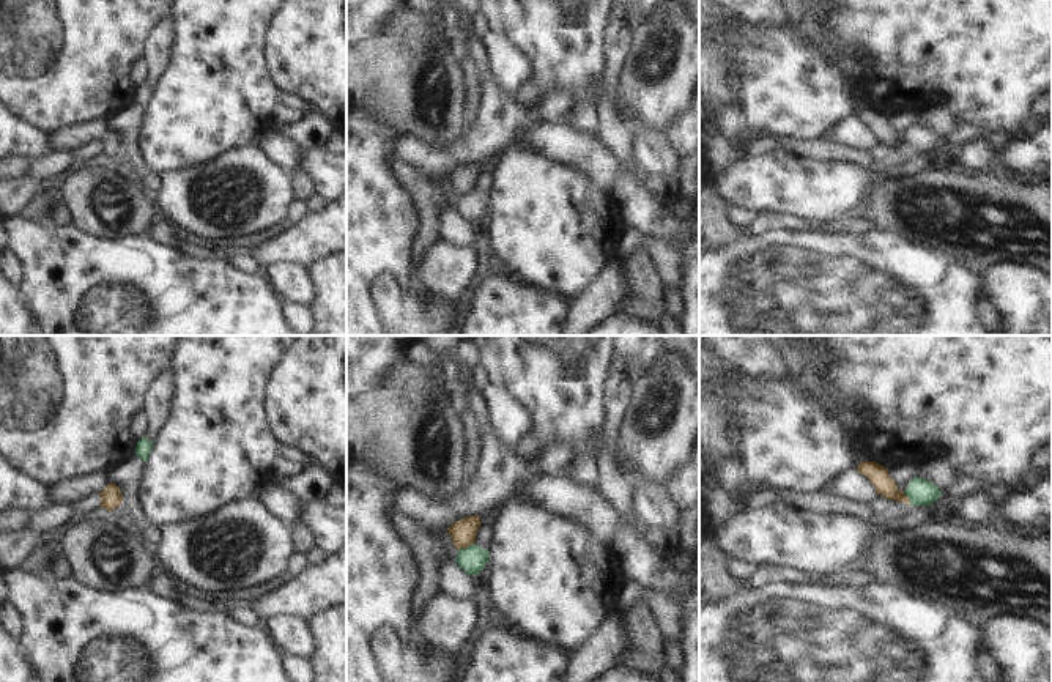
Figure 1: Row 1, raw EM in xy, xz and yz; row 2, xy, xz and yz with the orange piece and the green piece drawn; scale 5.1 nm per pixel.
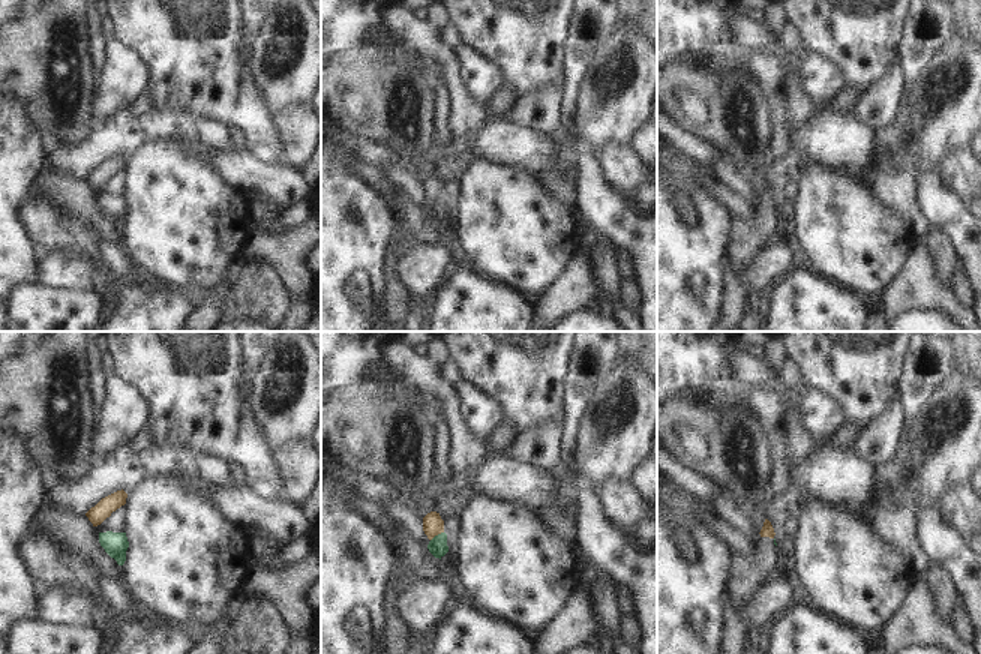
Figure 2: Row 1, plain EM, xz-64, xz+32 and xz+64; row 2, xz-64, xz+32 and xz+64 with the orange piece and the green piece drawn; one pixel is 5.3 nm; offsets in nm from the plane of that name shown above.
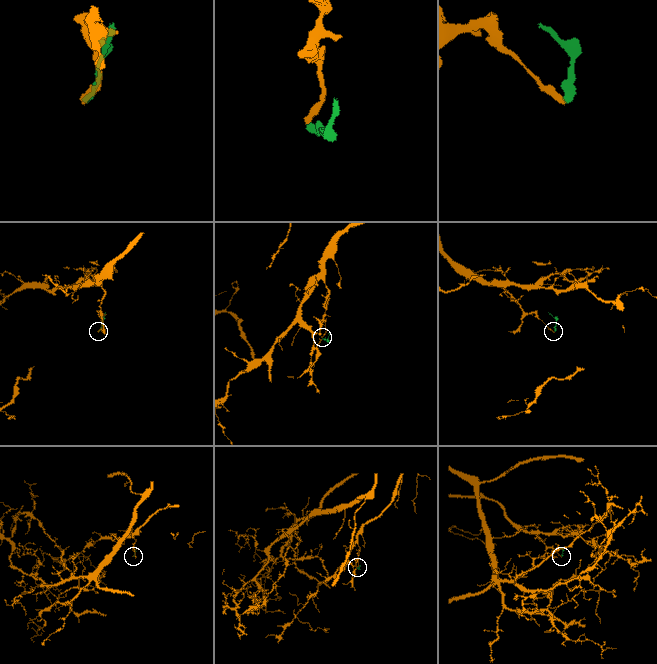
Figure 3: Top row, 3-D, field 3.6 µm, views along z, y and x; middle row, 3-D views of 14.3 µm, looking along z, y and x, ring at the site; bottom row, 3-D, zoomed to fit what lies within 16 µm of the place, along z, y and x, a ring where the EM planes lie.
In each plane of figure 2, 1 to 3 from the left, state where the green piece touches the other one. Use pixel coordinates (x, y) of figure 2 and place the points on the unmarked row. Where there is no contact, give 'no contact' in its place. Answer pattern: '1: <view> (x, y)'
1: no contact
2: xz+32 (437, 198)
3: no contact

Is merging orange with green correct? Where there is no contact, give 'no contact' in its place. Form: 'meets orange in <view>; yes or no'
meets orange in xz; no

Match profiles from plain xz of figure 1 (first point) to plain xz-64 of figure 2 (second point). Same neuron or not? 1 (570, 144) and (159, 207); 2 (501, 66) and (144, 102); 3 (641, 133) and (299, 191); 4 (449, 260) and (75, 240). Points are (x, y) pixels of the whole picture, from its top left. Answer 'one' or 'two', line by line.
1: two
2: two
3: two
4: two

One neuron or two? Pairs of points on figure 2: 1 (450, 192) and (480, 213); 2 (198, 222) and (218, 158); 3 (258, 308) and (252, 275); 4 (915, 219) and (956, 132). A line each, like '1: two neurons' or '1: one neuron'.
1: two neurons
2: two neurons
3: one neuron
4: one neuron

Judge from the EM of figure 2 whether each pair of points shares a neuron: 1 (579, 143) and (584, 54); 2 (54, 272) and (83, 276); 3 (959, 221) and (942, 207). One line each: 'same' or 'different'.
1: same
2: same
3: same

